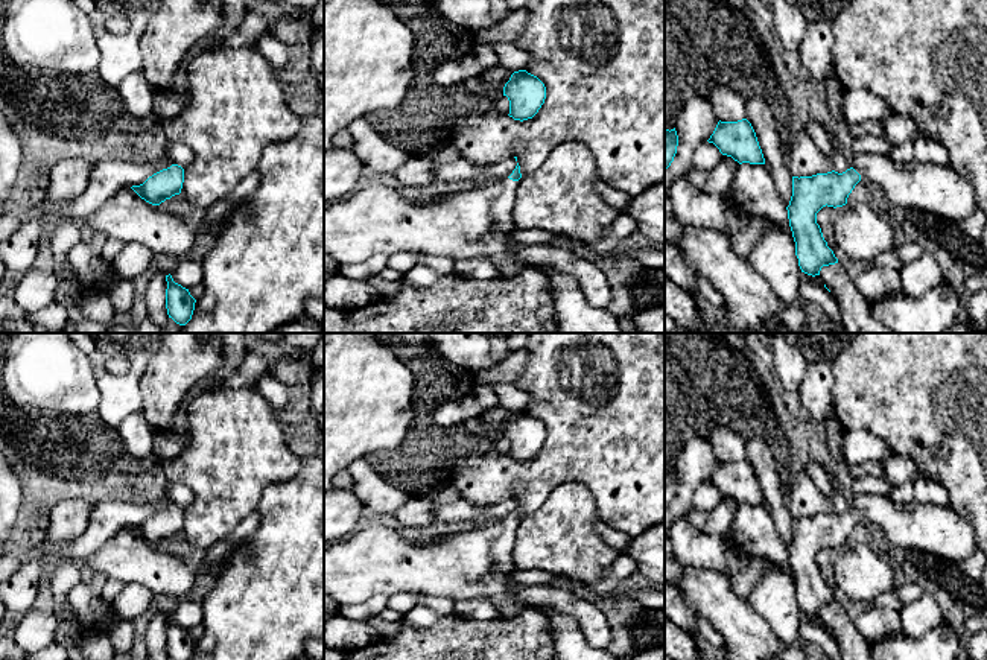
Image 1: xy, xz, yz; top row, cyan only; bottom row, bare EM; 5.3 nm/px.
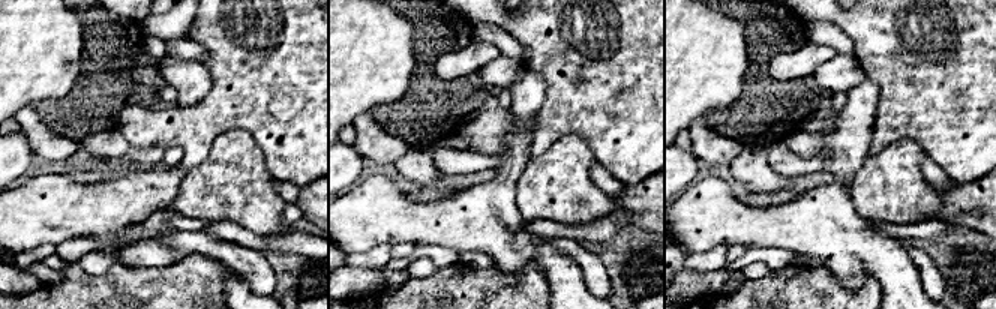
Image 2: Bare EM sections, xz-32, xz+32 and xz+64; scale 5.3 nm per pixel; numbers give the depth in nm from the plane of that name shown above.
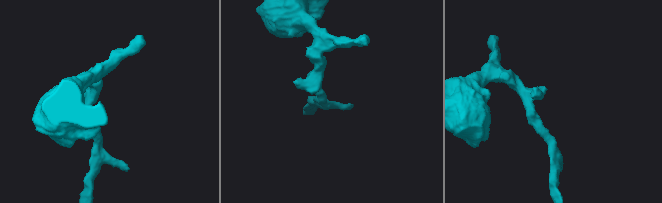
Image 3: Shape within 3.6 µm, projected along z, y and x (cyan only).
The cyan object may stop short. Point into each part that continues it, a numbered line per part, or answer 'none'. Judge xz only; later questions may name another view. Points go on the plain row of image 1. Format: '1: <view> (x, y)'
1: xz (476, 563)

